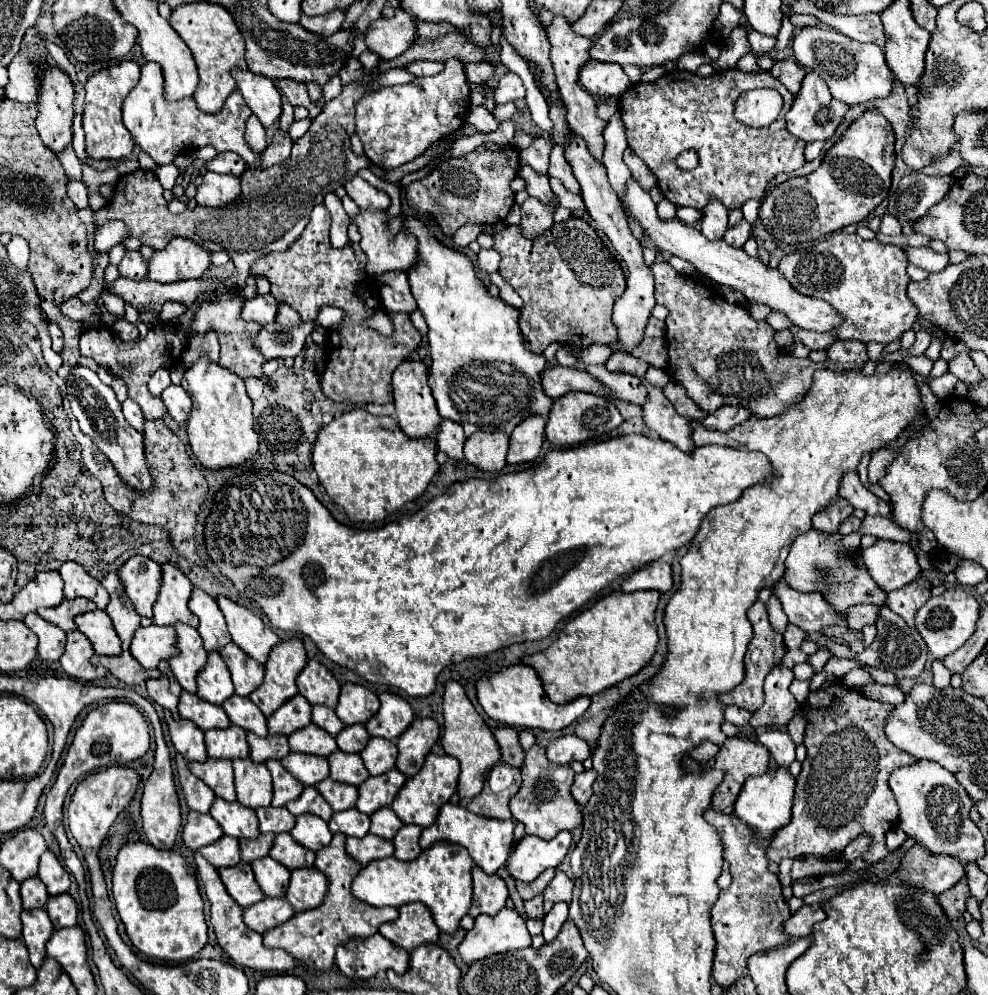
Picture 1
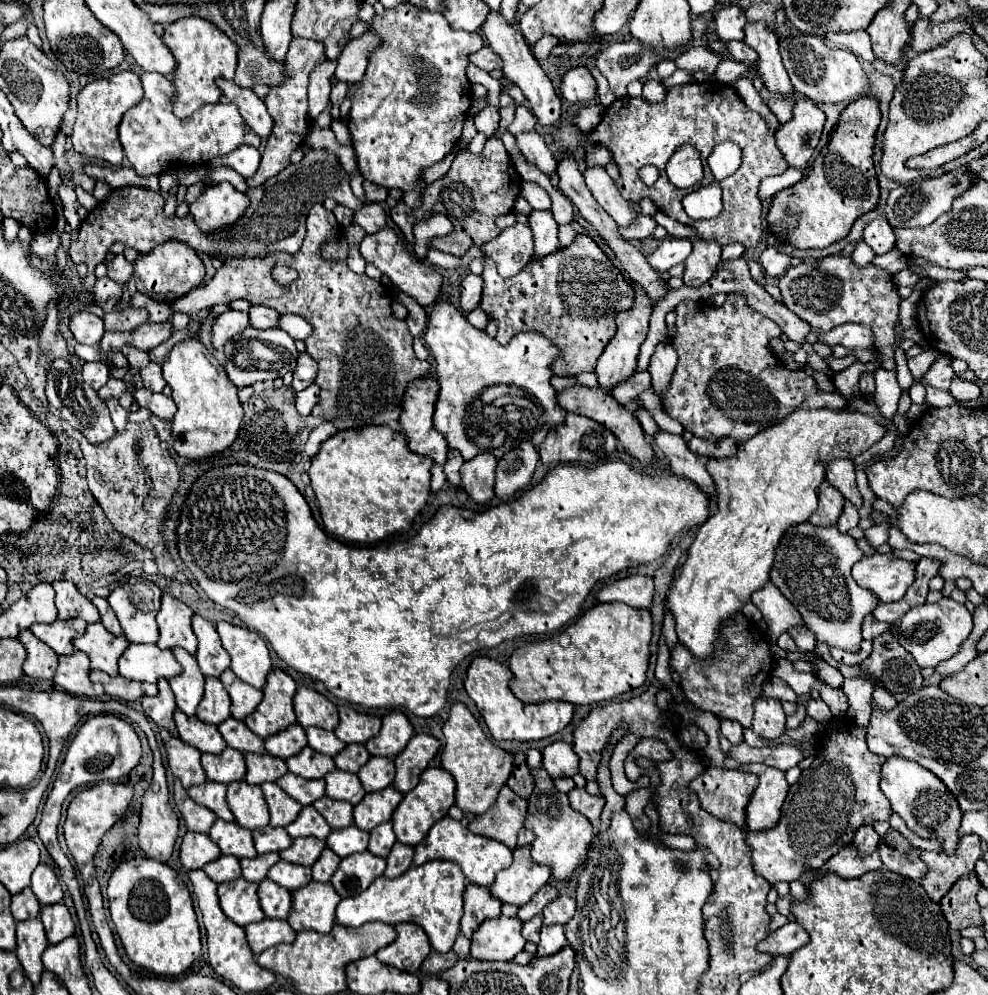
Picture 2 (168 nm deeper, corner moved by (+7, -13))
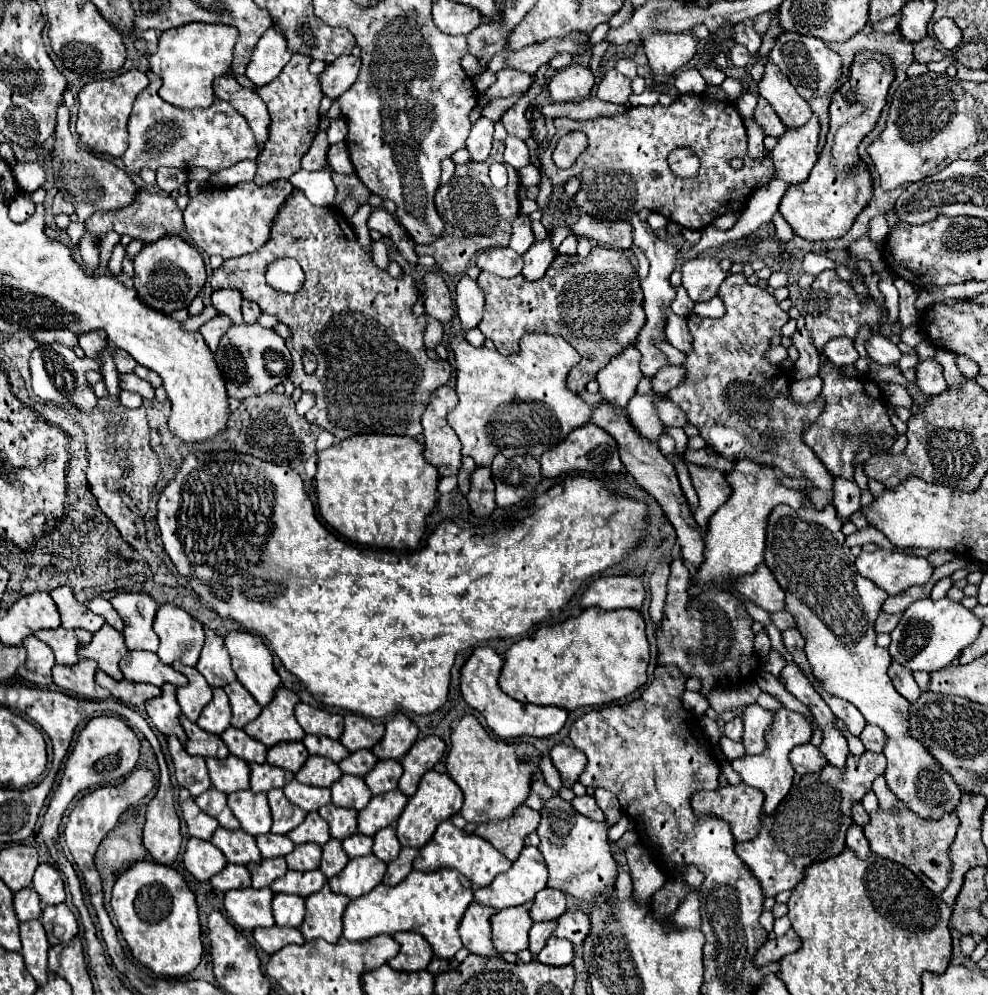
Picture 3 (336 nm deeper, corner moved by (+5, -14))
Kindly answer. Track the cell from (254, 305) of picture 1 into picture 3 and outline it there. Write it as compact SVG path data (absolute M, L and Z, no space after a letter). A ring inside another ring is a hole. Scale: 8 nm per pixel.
M218 314L218 316L214 316L212 320L208 320L206 324L200 326L200 334L204 336L204 340L206 340L206 344L210 346L212 352L216 352L220 338L226 334L226 330L228 330L232 324L234 324L234 322L232 322L230 316Z

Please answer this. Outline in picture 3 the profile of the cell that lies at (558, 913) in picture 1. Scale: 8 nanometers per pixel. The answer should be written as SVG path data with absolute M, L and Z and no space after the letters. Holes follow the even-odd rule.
M550 936L542 952L536 956L536 960L548 966L564 966L564 964L570 964L572 958L574 958L574 944L558 936Z

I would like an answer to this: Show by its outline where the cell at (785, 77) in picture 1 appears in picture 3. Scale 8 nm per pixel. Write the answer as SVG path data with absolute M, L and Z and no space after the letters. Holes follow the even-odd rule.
M758 98L758 106L754 110L754 118L758 124L764 126L766 136L782 136L786 132L786 124L780 120L780 116L772 110L772 106L766 102L766 98Z

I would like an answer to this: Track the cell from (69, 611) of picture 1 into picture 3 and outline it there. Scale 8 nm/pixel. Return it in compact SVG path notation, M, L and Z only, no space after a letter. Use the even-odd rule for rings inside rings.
M56 628L56 630L38 630L34 634L42 642L46 642L54 656L56 664L74 664L78 662L78 646L84 646L90 642L92 634L86 630L66 630L66 628Z

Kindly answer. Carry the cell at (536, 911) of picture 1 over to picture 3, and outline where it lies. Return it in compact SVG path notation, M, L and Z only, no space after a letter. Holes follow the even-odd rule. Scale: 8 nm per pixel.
M554 922L534 924L530 928L530 948L528 950L532 950L532 954L538 954L544 948L546 940L552 936L552 932L554 932Z

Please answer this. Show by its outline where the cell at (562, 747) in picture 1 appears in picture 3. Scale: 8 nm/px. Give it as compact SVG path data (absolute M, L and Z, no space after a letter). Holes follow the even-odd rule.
M556 744L550 750L550 758L552 758L552 764L560 772L564 786L572 788L578 782L578 776L582 774L582 770L586 766L586 756L580 750L576 750L574 746Z

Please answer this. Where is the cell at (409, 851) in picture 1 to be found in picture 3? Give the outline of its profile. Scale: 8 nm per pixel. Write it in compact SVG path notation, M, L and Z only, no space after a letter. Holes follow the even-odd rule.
M402 848L398 858L388 862L388 872L386 872L382 882L388 884L388 886L394 886L394 884L402 882L412 872L412 862L414 862L416 856L418 856L416 848Z

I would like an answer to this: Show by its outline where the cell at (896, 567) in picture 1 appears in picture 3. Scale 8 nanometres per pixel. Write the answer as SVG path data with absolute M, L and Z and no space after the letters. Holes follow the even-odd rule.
M888 550L862 552L856 558L856 568L864 578L872 580L888 596L902 594L914 584L928 582L934 570L926 558L906 556Z

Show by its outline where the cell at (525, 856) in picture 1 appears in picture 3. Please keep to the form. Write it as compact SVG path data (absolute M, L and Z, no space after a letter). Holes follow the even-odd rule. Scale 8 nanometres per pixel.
M526 846L508 872L496 876L490 886L478 888L474 892L474 900L496 910L522 906L524 902L532 900L536 892L546 888L546 880L548 870L540 850Z

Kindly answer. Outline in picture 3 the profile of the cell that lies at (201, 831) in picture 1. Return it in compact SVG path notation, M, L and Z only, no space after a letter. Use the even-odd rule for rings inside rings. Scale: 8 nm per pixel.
M190 838L184 852L184 866L196 880L204 882L226 866L226 858L212 842Z

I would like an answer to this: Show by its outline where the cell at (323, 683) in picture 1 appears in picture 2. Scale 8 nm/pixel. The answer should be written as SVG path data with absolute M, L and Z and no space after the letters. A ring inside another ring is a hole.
M300 687L294 695L294 711L298 717L298 723L308 729L308 727L320 727L334 731L338 725L338 709L334 703L330 703L324 695Z

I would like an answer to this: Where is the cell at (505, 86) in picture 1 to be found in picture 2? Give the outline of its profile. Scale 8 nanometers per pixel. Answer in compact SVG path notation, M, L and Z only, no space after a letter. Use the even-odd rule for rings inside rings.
M484 107L478 115L474 115L474 125L478 133L484 133L486 137L492 137L498 129L500 123L500 113L494 107Z

